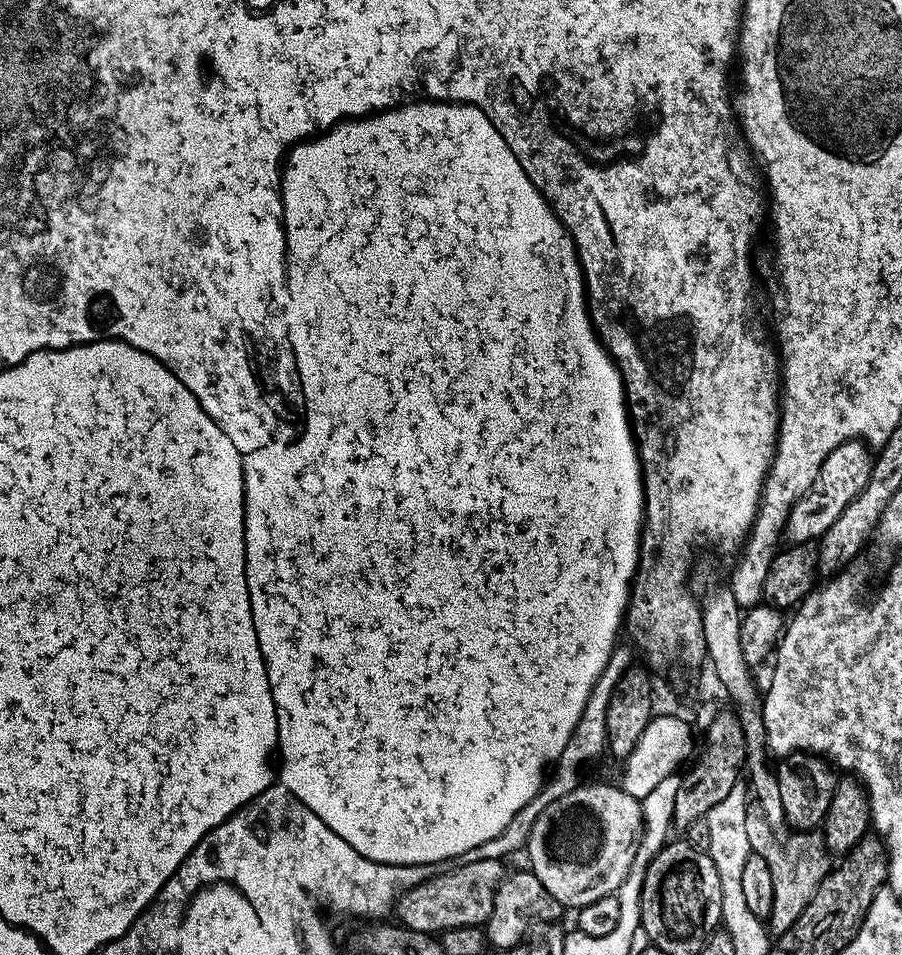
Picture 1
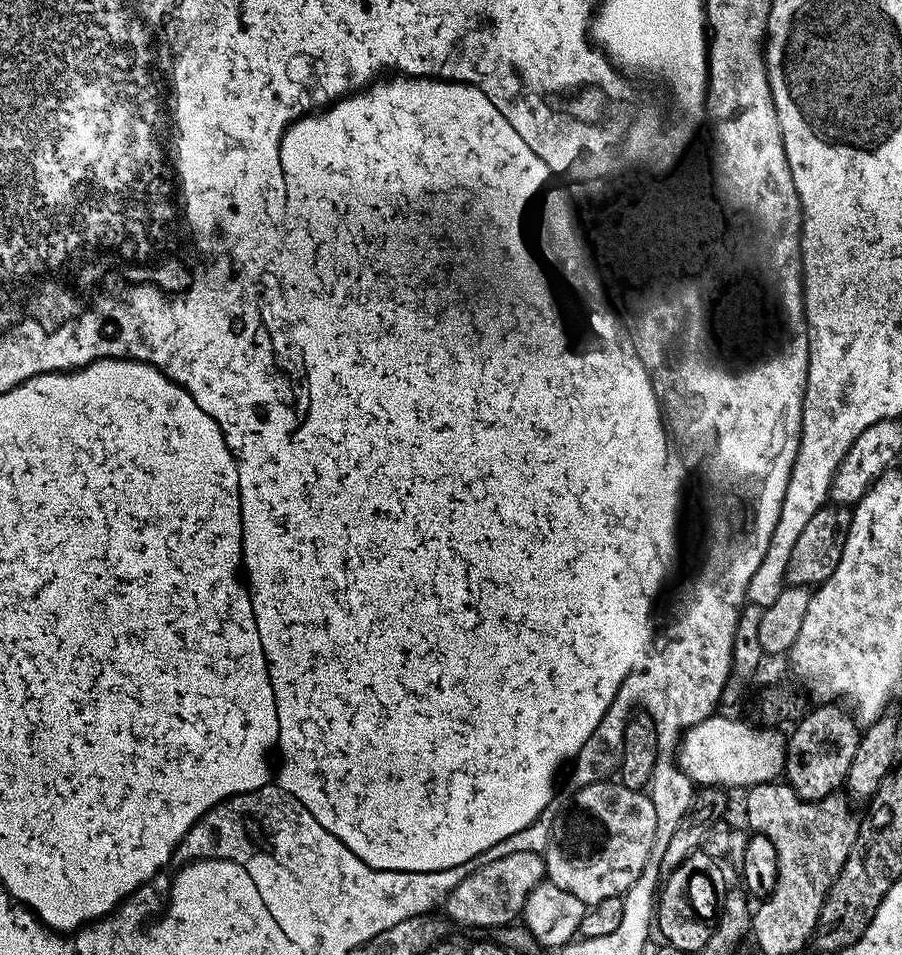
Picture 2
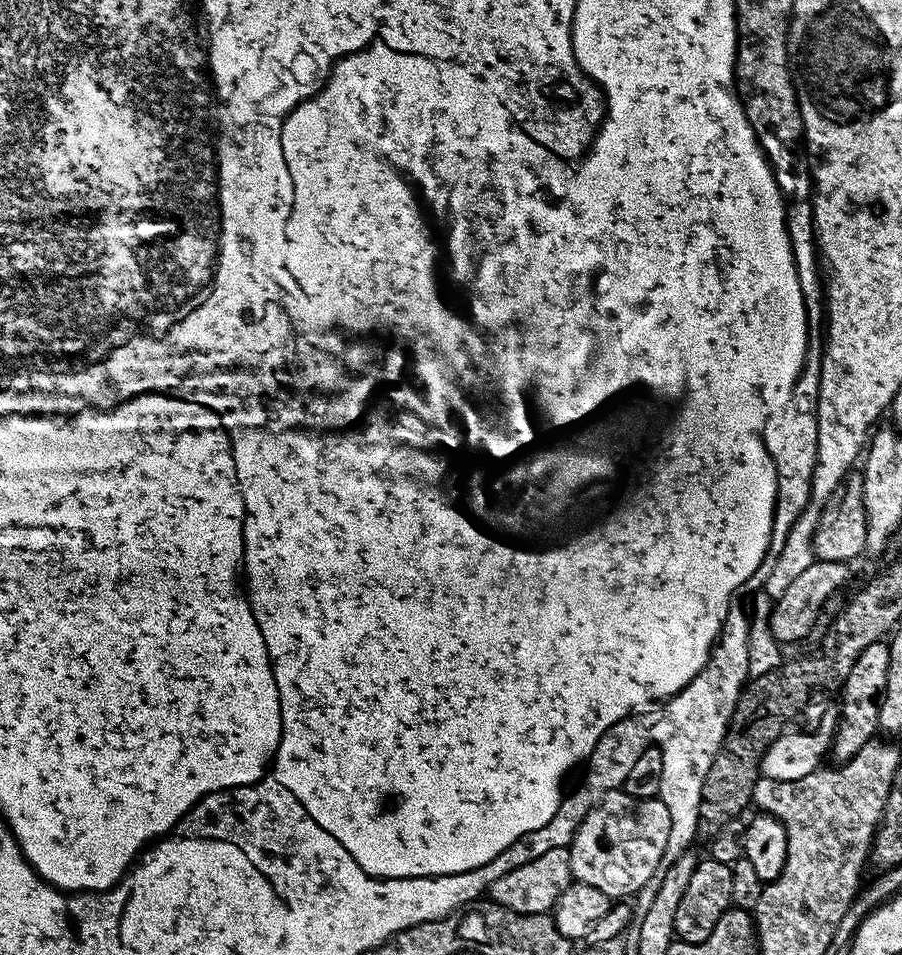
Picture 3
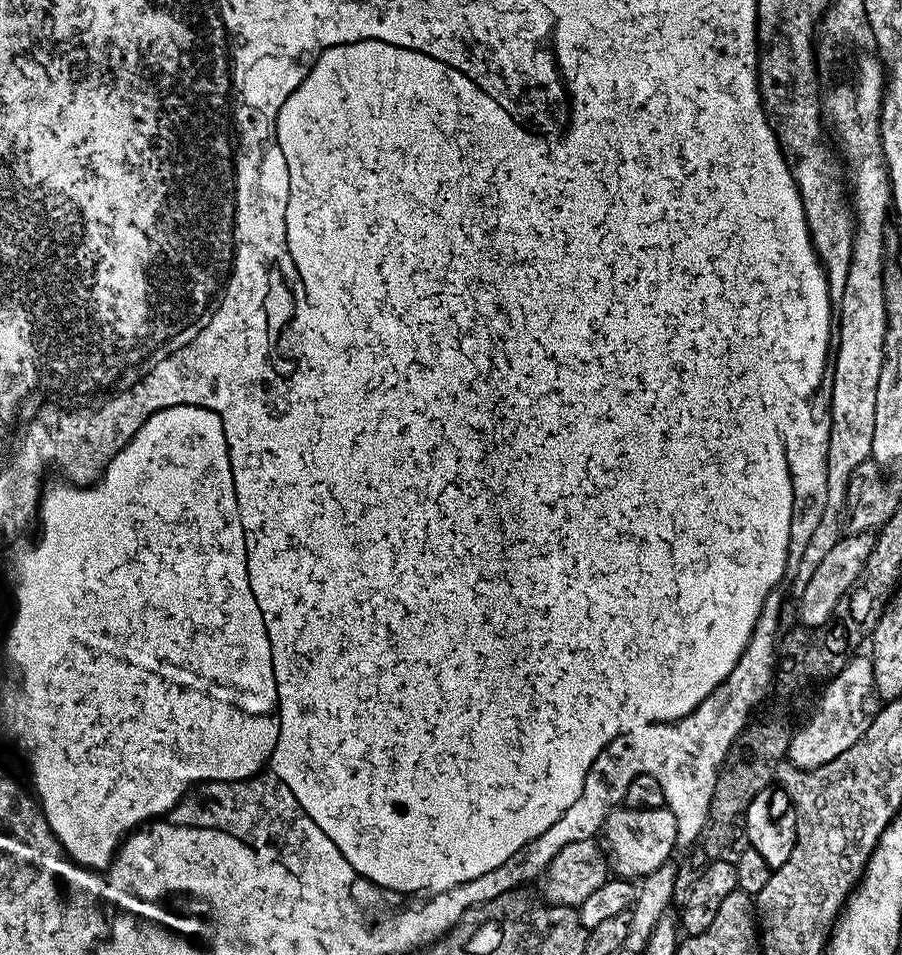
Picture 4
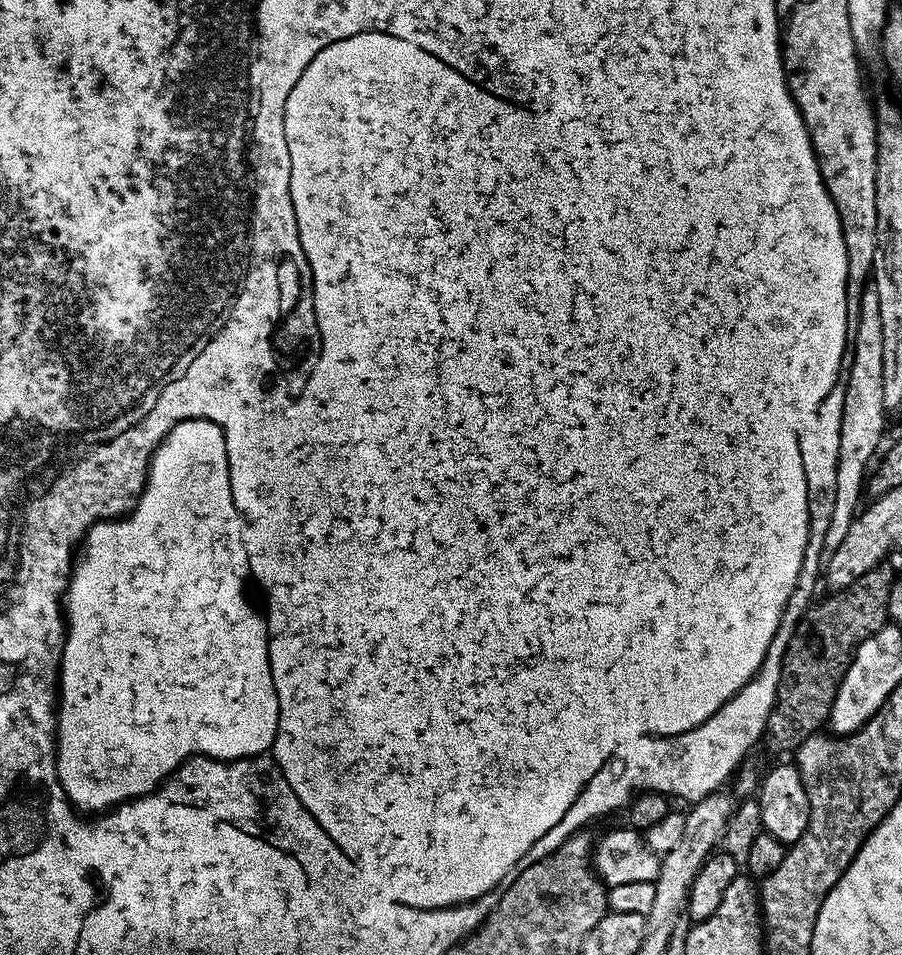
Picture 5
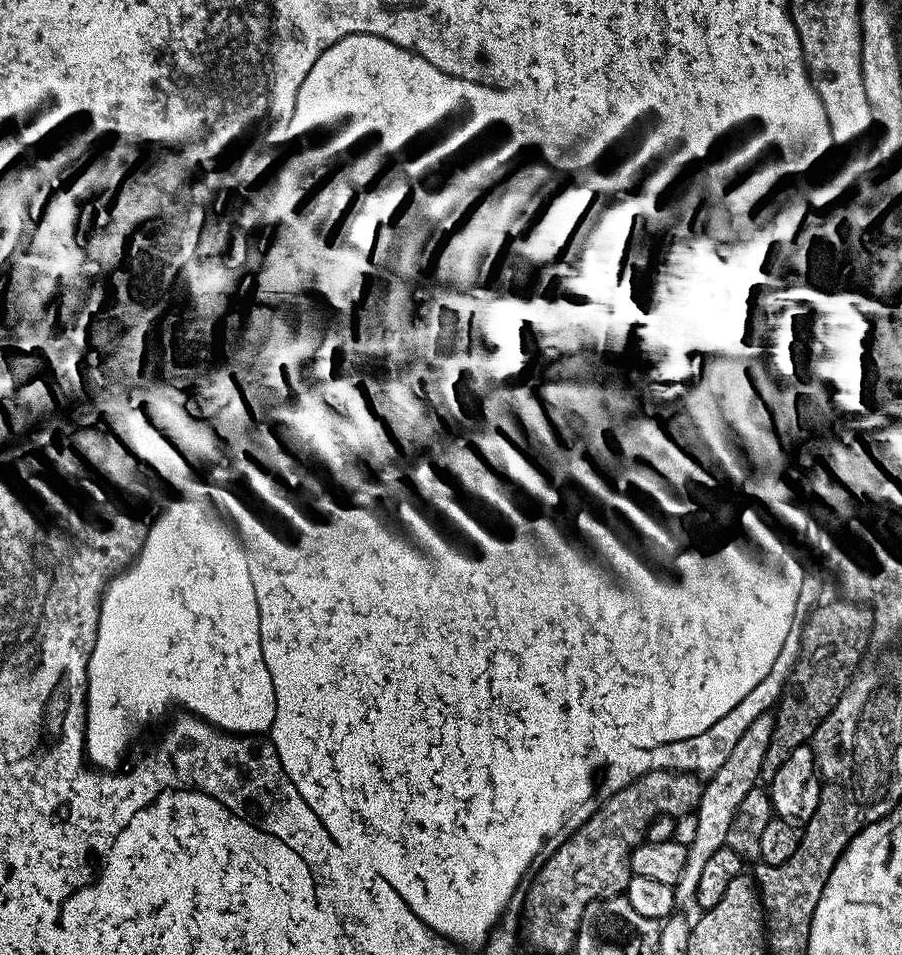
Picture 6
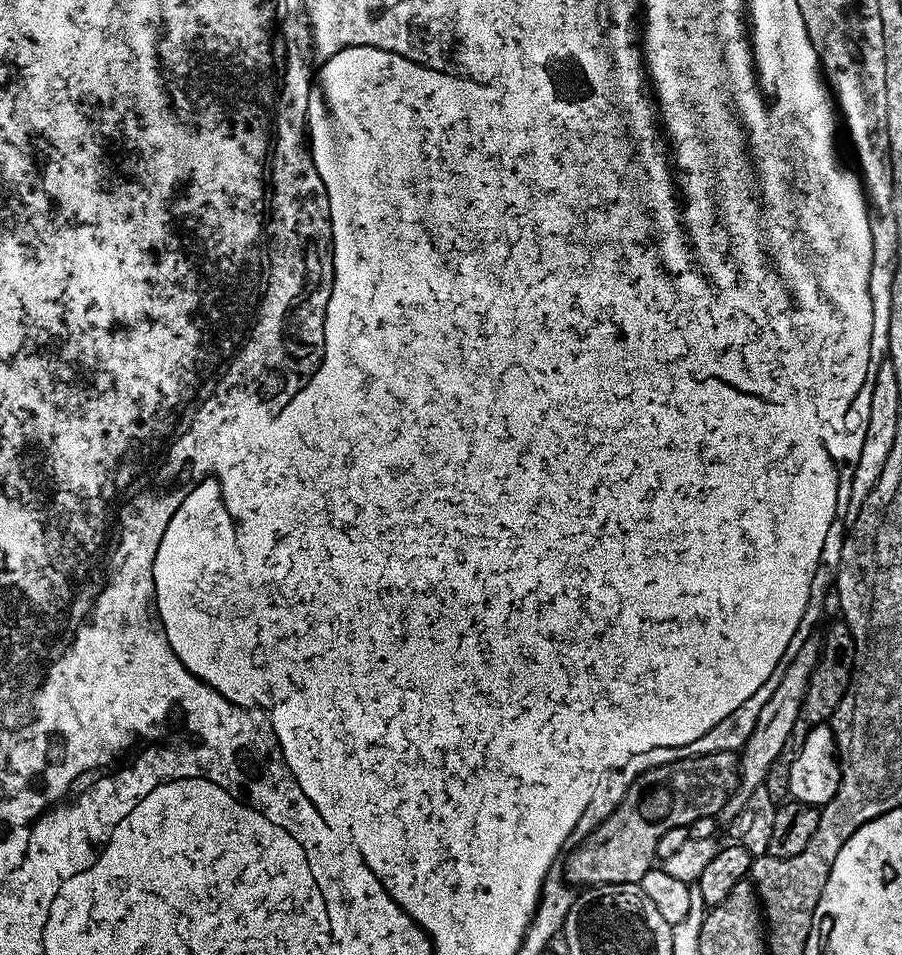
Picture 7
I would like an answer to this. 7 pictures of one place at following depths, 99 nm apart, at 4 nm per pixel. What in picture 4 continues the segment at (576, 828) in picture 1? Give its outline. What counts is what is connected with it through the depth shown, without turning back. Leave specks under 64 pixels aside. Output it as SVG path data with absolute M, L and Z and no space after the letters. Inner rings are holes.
M617 806L604 820L603 836L606 848L608 843L611 871L620 878L643 878L673 859L672 852L677 851L678 822L671 808L667 806L654 810L634 810Z

